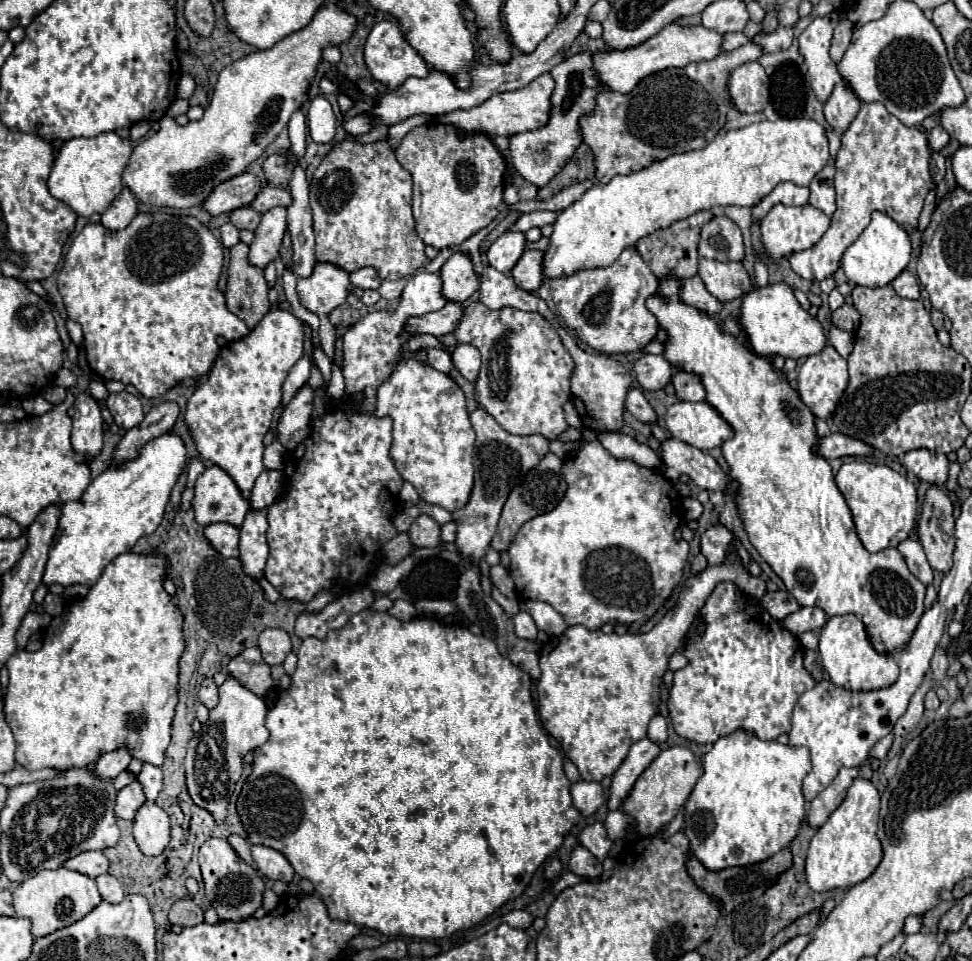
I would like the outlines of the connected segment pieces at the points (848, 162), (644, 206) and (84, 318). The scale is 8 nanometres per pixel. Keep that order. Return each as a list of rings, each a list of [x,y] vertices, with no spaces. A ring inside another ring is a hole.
[[[863,102],[855,120],[843,132],[841,150],[835,160],[837,212],[831,218],[831,226],[815,246],[789,256],[791,268],[805,280],[823,280],[831,276],[839,268],[841,254],[859,238],[875,210],[889,214],[907,232],[913,232],[923,200],[929,188],[933,188],[929,156],[927,134],[919,132],[915,126],[907,128],[901,124],[881,102]]]
[[[777,118],[775,122],[763,120],[751,126],[717,134],[717,138],[703,150],[691,150],[685,154],[673,154],[665,160],[653,162],[649,168],[627,176],[615,176],[609,184],[595,184],[577,202],[561,212],[553,224],[551,244],[545,252],[543,270],[545,278],[557,278],[573,274],[583,268],[597,268],[613,264],[623,248],[635,246],[643,236],[655,230],[667,228],[677,220],[683,220],[699,210],[711,210],[715,206],[755,206],[781,182],[793,182],[807,186],[811,178],[829,164],[829,140],[825,128],[811,118]]]
[[[155,212],[155,214],[137,214],[131,224],[125,230],[119,232],[111,232],[101,224],[87,224],[71,242],[69,252],[65,256],[63,268],[59,270],[57,276],[57,284],[59,284],[59,292],[63,296],[65,308],[67,308],[67,316],[75,322],[81,324],[83,328],[83,342],[85,342],[85,356],[89,362],[89,368],[105,378],[105,380],[119,380],[123,384],[133,384],[145,398],[159,398],[163,396],[167,390],[171,390],[173,386],[177,386],[181,380],[185,378],[199,378],[203,374],[207,374],[219,354],[219,344],[217,344],[217,336],[223,336],[227,340],[241,340],[249,328],[245,326],[245,322],[241,322],[235,314],[231,314],[227,310],[225,304],[225,294],[217,288],[219,284],[219,276],[223,270],[223,244],[213,236],[213,232],[201,224],[195,216],[173,216],[173,214],[163,214],[163,212]]]

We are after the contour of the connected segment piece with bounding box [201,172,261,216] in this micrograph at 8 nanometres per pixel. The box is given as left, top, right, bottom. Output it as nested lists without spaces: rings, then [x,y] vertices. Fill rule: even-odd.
[[[243,172],[215,186],[213,192],[201,202],[201,208],[205,208],[211,216],[227,214],[233,212],[235,208],[251,204],[259,190],[261,190],[259,178],[249,172]]]

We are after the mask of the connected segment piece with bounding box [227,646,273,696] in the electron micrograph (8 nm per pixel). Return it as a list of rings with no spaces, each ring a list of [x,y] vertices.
[[[257,646],[245,648],[239,656],[229,662],[227,670],[233,678],[239,678],[257,696],[263,696],[273,686],[271,668],[263,662],[261,650]]]

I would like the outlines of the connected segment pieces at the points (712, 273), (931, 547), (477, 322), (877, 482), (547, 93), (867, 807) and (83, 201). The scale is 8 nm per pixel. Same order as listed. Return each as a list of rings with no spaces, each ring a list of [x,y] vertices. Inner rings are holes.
[[[699,260],[699,276],[705,284],[705,288],[721,302],[727,300],[735,300],[737,296],[749,292],[751,286],[751,278],[745,272],[741,262],[717,262],[717,260]]]
[[[931,486],[923,500],[921,516],[917,522],[917,534],[933,570],[945,574],[951,570],[955,550],[953,532],[953,502],[949,500],[943,488]]]
[[[471,302],[453,330],[459,344],[471,344],[479,348],[483,356],[481,374],[475,382],[475,398],[481,408],[485,408],[507,432],[511,434],[541,434],[547,440],[555,440],[561,432],[569,428],[563,416],[563,404],[569,400],[569,378],[575,368],[569,352],[563,348],[557,330],[537,312],[523,312],[517,308],[489,310],[481,302]]]
[[[845,462],[835,474],[835,484],[847,500],[847,506],[853,514],[853,522],[859,534],[859,540],[869,552],[879,552],[887,546],[897,546],[909,538],[909,532],[915,528],[919,504],[917,492],[905,476],[897,474],[885,464],[871,462]]]
[[[541,74],[525,88],[519,88],[515,92],[495,94],[479,106],[473,106],[469,110],[455,110],[449,114],[441,114],[435,120],[441,124],[453,124],[469,134],[481,132],[481,134],[489,134],[489,136],[511,136],[511,134],[519,134],[519,132],[543,128],[547,124],[549,114],[551,114],[551,92],[553,92],[553,78],[549,74]]]
[[[855,778],[847,790],[841,806],[827,818],[809,842],[807,850],[807,882],[817,892],[835,888],[851,888],[873,874],[877,862],[881,862],[881,844],[877,838],[879,824],[879,792],[871,780]]]
[[[103,132],[95,138],[73,138],[59,150],[59,156],[51,168],[47,180],[49,192],[57,200],[71,206],[79,216],[103,214],[113,198],[123,190],[121,174],[131,152],[131,142],[115,132]]]

